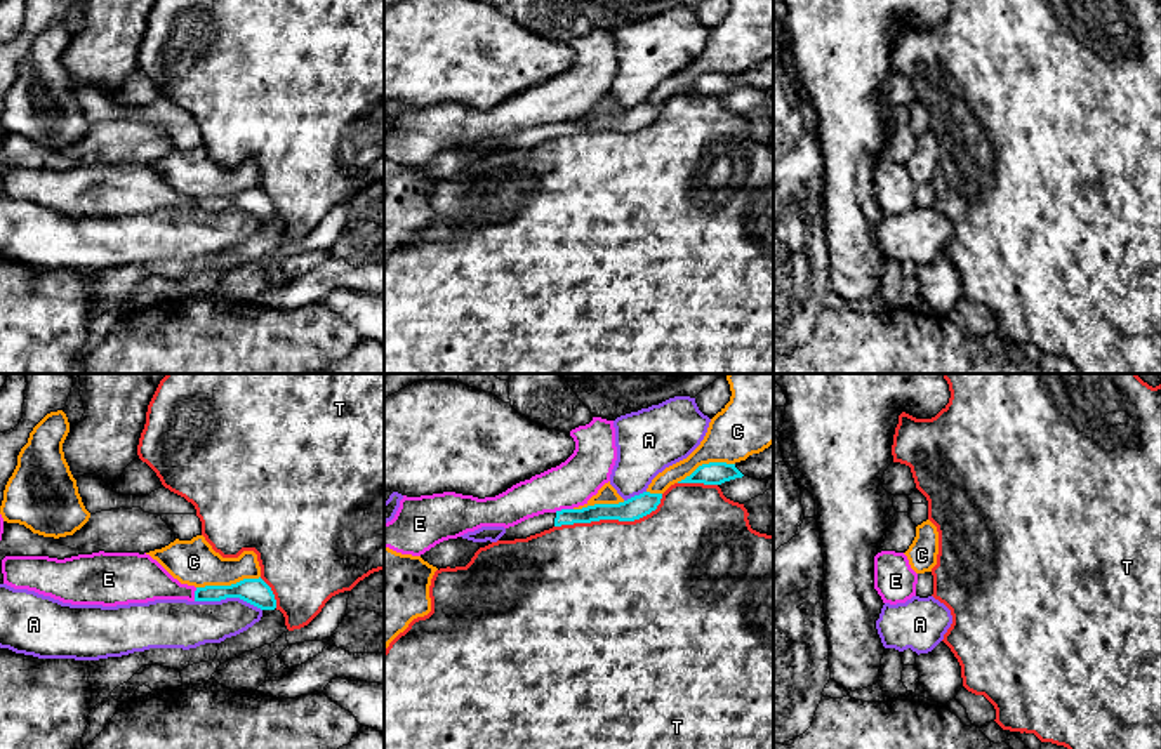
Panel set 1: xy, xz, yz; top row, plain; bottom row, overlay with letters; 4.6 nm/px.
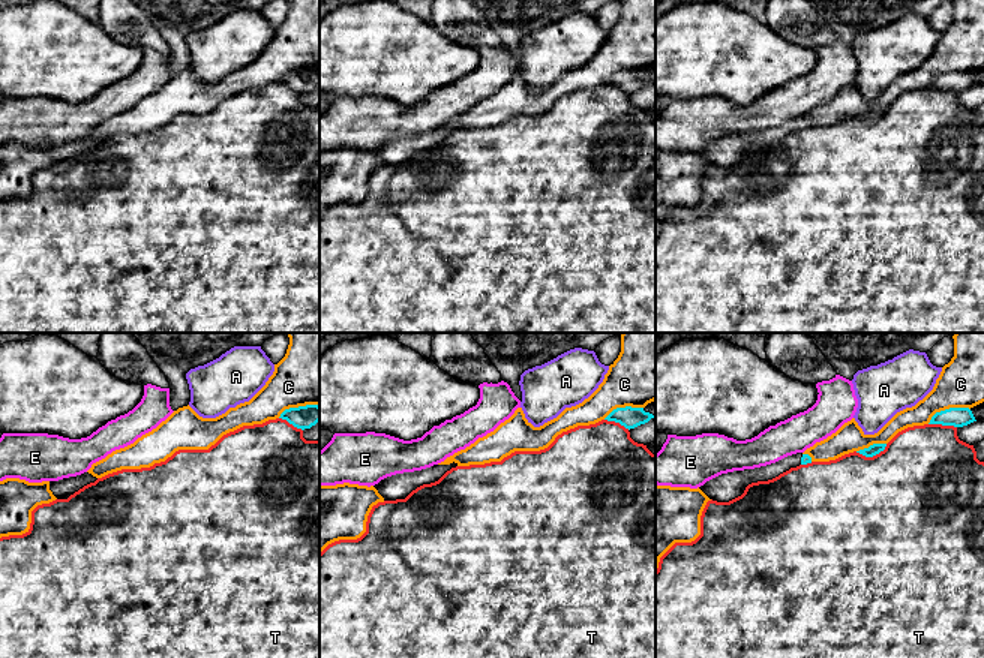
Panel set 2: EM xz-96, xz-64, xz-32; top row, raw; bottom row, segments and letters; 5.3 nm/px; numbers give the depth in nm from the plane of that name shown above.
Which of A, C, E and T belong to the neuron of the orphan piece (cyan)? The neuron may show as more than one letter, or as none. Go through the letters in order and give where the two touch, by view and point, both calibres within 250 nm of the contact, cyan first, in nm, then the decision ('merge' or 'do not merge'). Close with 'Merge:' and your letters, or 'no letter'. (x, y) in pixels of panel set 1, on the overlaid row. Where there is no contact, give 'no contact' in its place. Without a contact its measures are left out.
A: xy (228, 596) | 120/220 nm | do not merge
C: xy (228, 586) | 120/220 nm | do not merge
E: xz (563, 510) | 80/220 nm | do not merge
T: xz (612, 518) | 110/480 nm | do not merge
Merge: no letter

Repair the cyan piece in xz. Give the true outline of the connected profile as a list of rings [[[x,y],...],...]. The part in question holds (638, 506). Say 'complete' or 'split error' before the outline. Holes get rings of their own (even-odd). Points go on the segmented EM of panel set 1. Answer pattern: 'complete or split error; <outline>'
split error; [[[643,492],[619,504],[594,504],[582,509],[561,509],[528,518],[514,527],[506,528],[499,540],[527,539],[553,527],[591,523],[600,520],[634,521],[660,504],[662,494]]]

